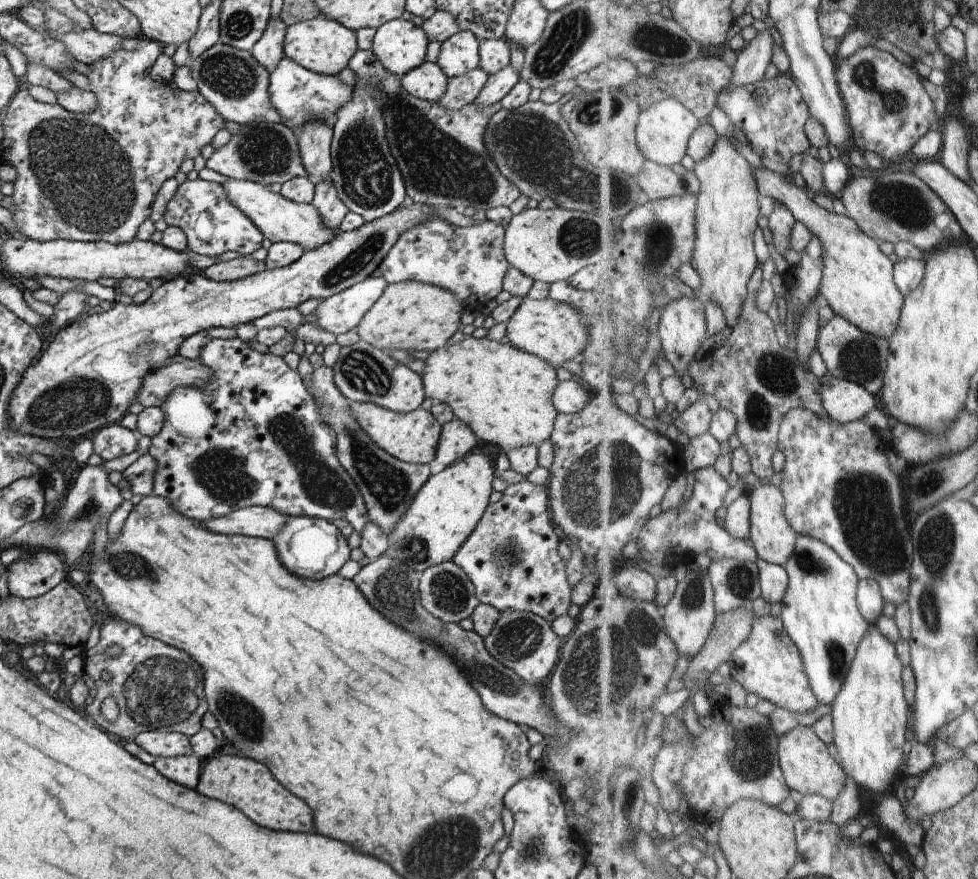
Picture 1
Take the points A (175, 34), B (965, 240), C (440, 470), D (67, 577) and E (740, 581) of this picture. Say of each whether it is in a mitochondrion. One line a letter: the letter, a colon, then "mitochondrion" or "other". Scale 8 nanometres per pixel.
A: other
B: other
C: other
D: other
E: mitochondrion

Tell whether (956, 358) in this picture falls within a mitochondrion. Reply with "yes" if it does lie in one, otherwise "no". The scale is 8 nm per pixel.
no

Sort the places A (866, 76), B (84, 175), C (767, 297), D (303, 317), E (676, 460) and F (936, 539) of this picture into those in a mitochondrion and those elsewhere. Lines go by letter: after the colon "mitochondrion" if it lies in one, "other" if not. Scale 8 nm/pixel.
A: mitochondrion
B: mitochondrion
C: other
D: other
E: other
F: mitochondrion

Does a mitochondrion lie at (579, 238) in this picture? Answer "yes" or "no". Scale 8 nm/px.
yes

